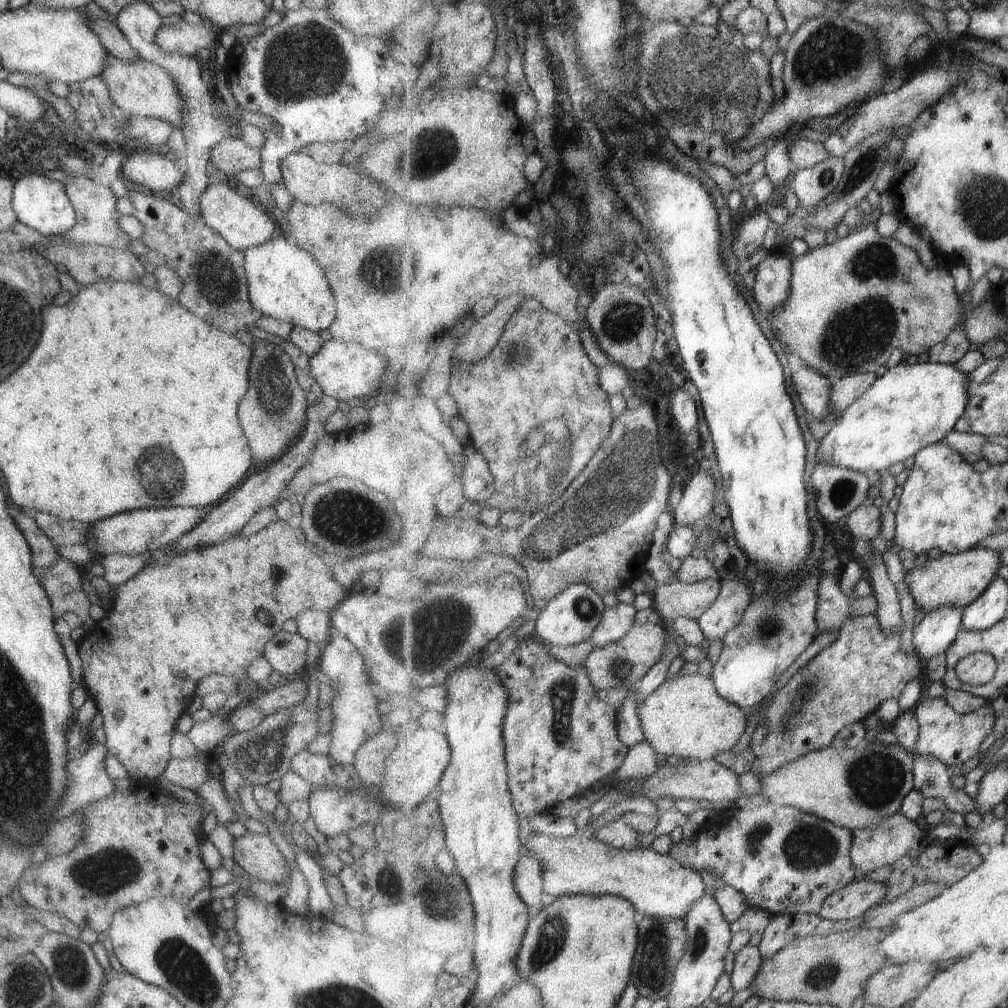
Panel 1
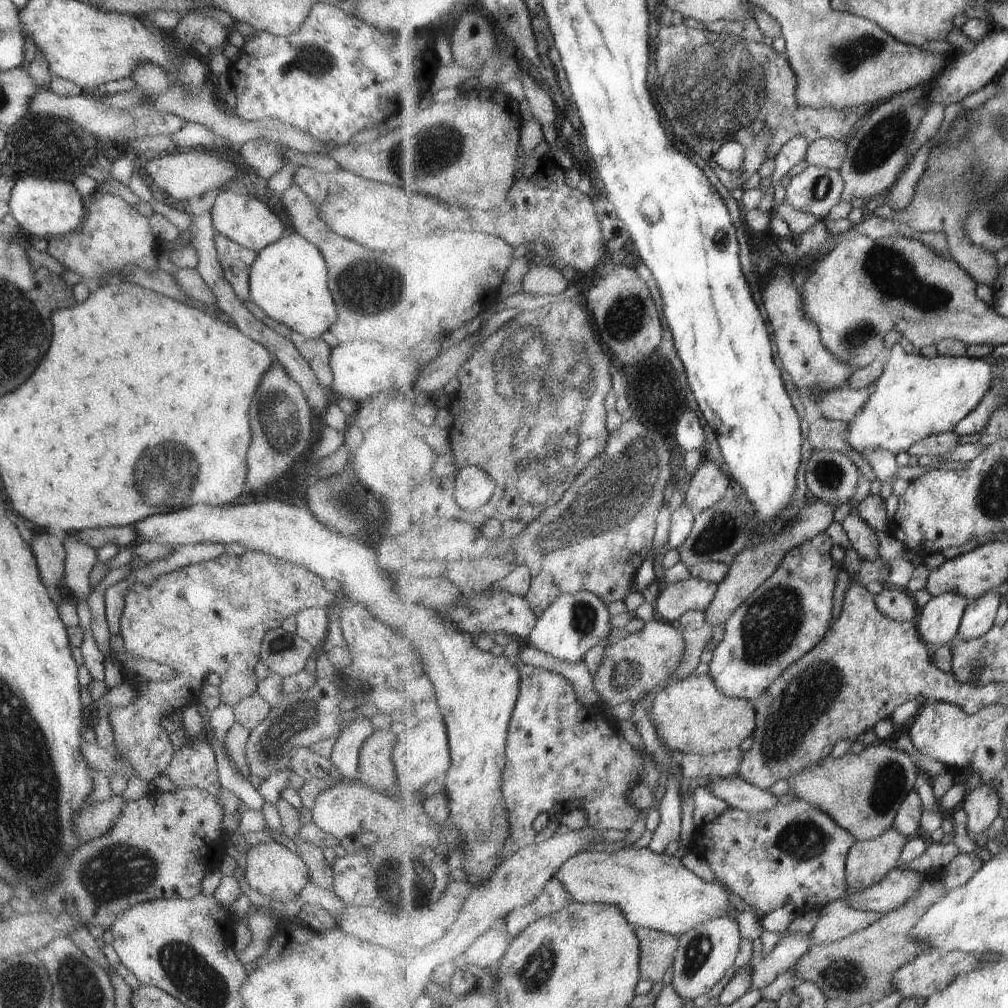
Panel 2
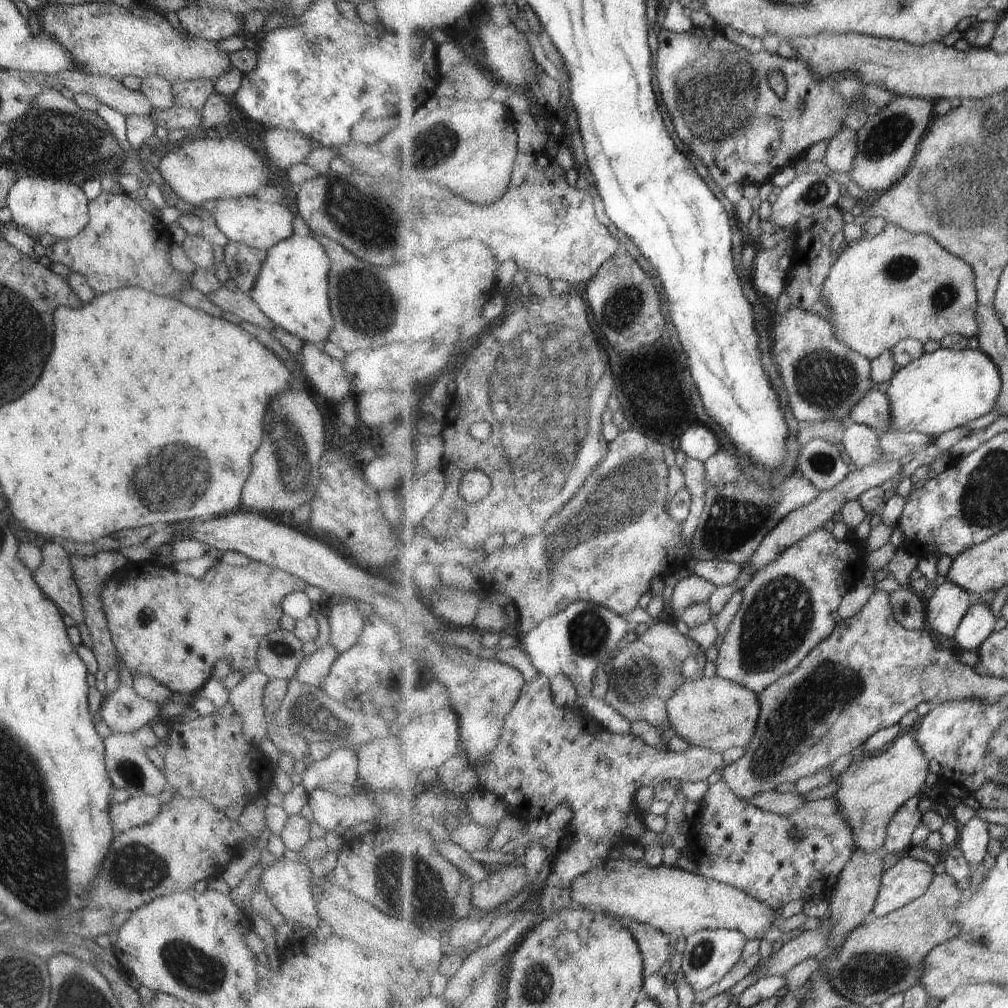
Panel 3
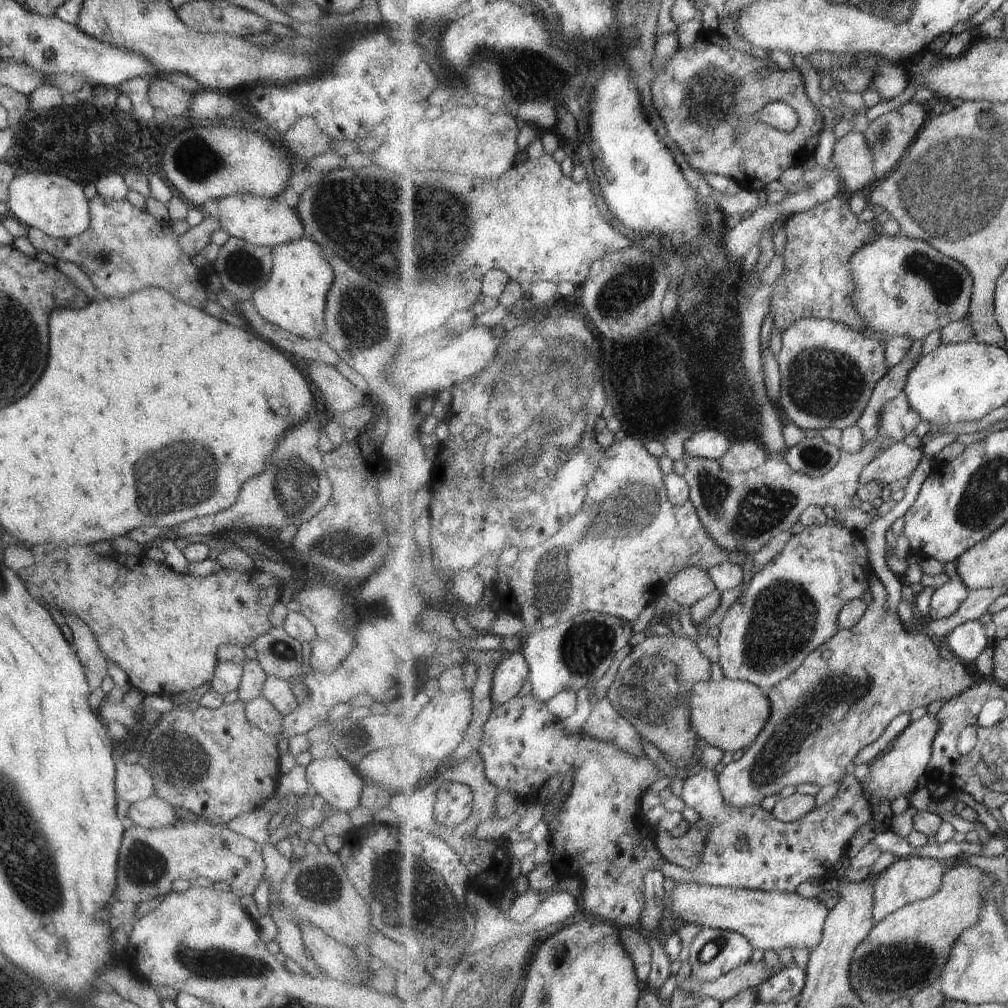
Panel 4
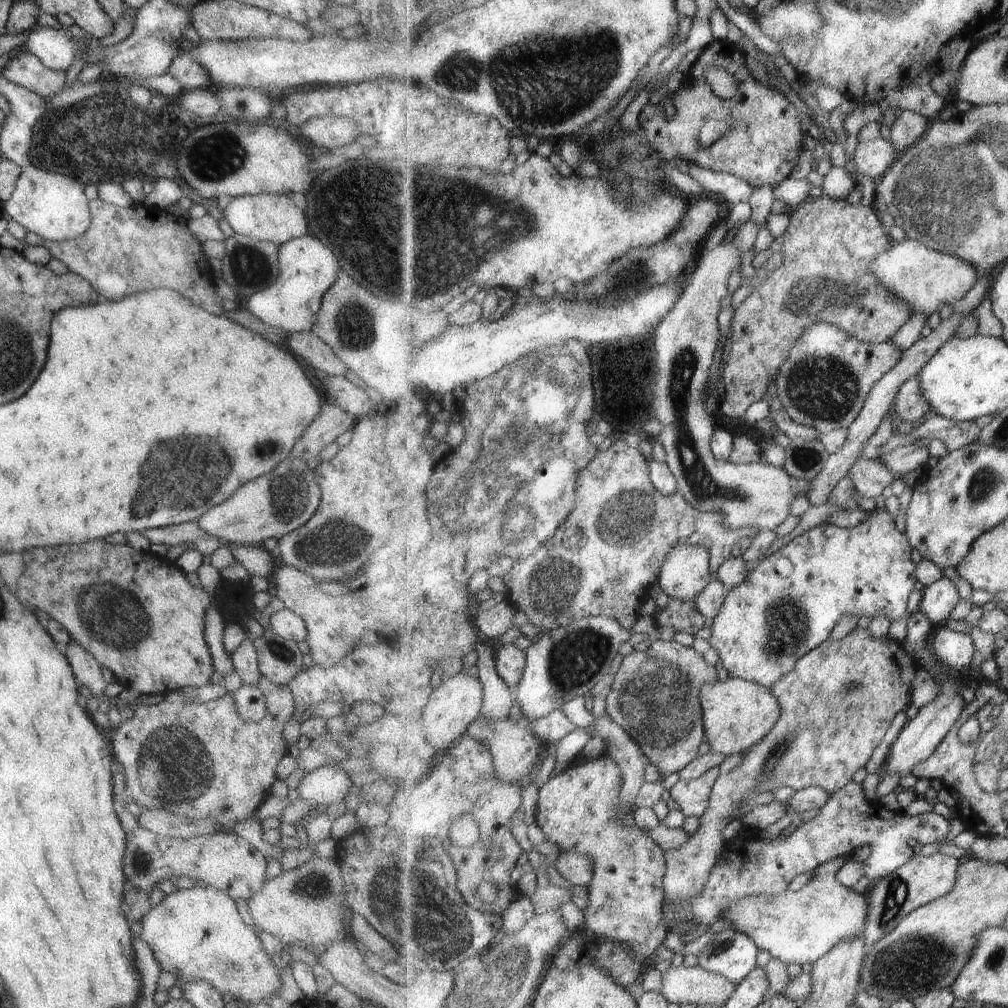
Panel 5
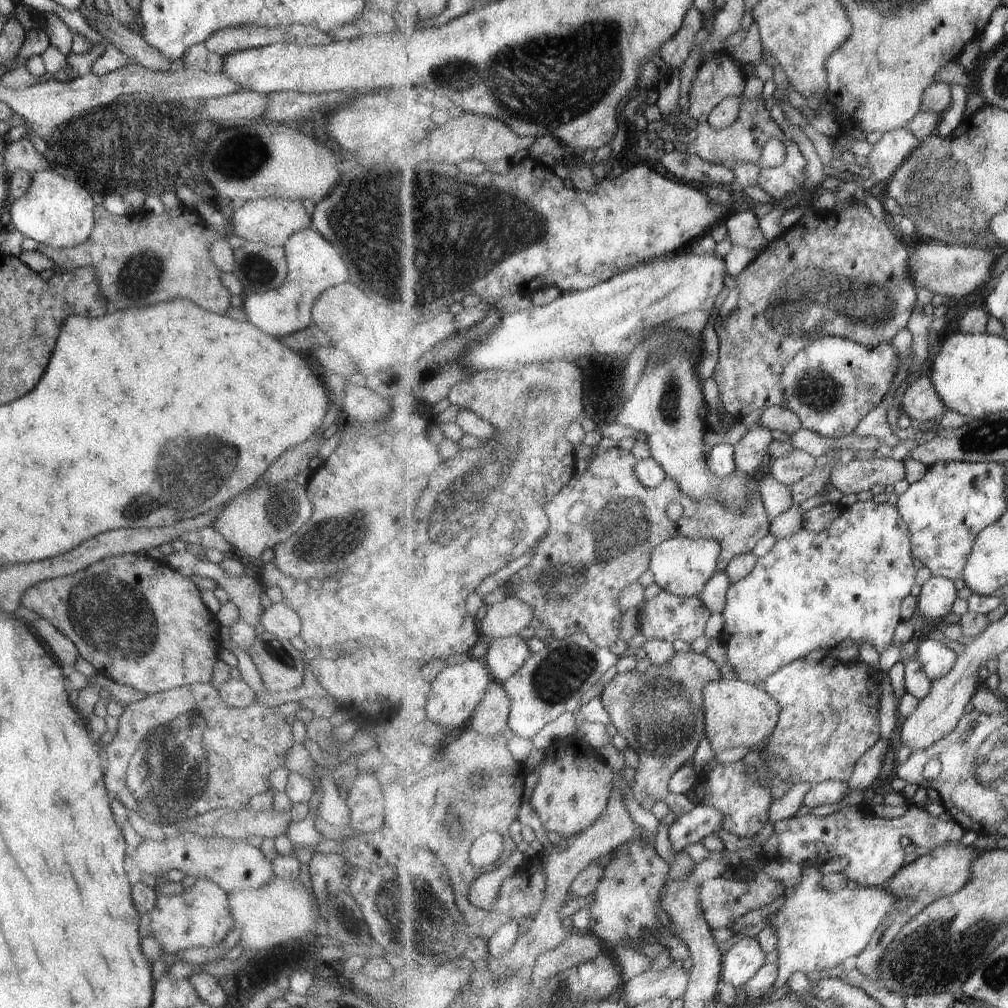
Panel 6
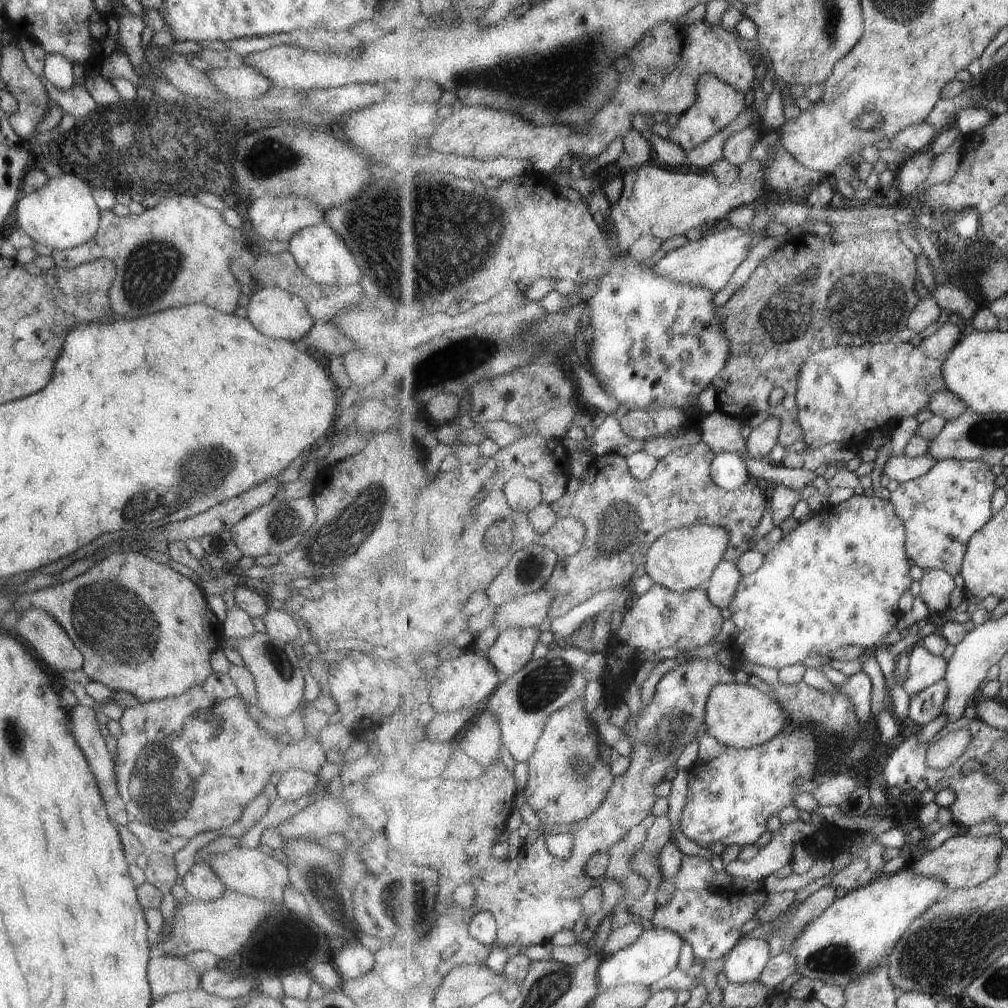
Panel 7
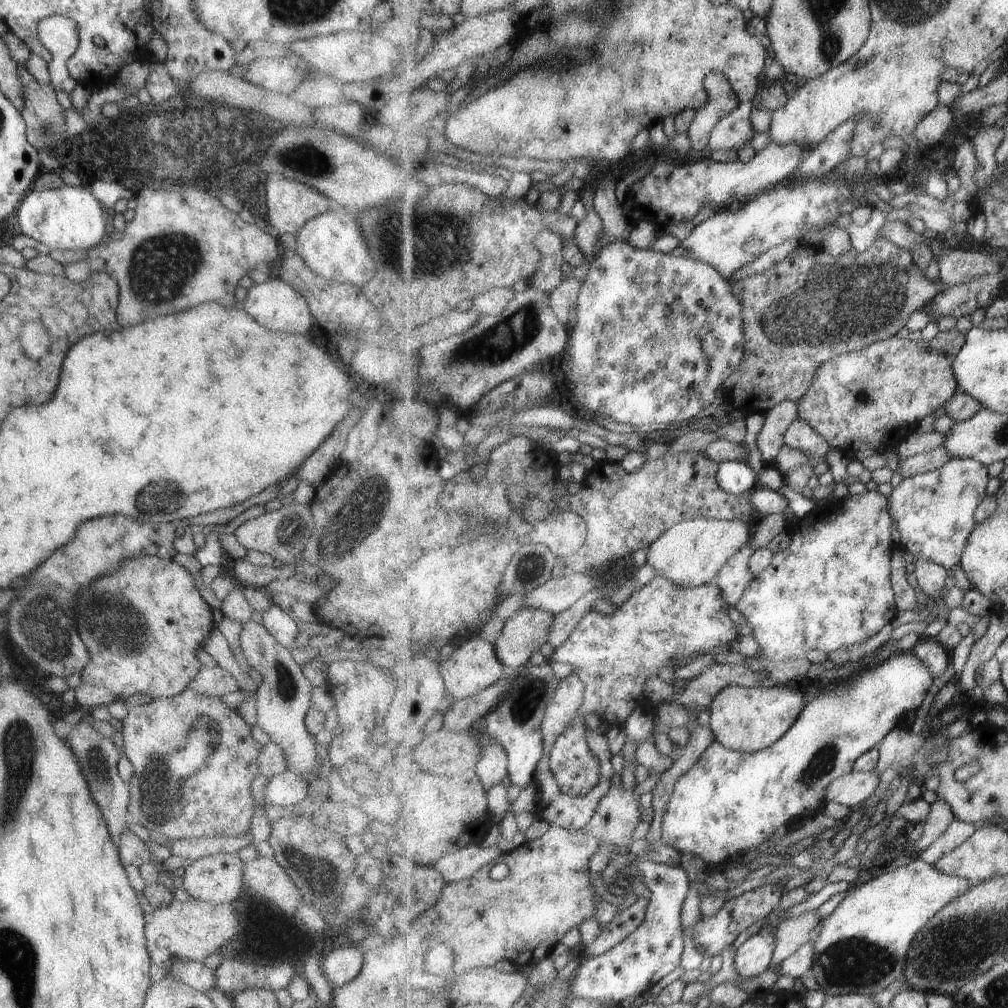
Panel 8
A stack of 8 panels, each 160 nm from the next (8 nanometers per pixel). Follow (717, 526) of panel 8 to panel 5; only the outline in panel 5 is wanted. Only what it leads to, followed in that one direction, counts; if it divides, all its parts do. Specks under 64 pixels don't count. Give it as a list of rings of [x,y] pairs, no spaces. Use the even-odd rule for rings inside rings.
[[[679,545],[664,562],[658,584],[671,599],[693,601],[713,579],[709,550],[695,545]]]

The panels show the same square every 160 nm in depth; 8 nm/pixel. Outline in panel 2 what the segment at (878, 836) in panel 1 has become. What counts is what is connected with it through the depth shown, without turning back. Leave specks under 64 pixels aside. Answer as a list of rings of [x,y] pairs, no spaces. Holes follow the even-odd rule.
[[[895,826],[880,837],[858,840],[849,851],[846,862],[848,894],[865,890],[883,881],[892,870],[899,868],[902,850],[908,840],[908,836]]]

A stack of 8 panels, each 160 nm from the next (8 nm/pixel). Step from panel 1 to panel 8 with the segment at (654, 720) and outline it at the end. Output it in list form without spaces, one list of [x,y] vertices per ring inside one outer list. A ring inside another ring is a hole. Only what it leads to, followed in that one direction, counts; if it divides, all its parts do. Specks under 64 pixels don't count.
[[[792,683],[763,687],[725,688],[710,707],[710,726],[716,741],[730,750],[755,753],[776,744],[803,713],[805,694]]]

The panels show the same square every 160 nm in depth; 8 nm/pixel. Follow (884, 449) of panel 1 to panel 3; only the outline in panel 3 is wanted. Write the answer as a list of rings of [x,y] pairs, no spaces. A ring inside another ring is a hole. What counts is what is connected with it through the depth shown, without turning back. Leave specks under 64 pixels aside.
[[[939,348],[932,353],[925,353],[900,368],[888,383],[886,395],[890,400],[891,422],[890,430],[887,431],[917,431],[936,438],[950,430],[964,427],[979,416],[985,416],[987,412],[994,410],[1003,386],[998,366],[980,348],[962,351]]]

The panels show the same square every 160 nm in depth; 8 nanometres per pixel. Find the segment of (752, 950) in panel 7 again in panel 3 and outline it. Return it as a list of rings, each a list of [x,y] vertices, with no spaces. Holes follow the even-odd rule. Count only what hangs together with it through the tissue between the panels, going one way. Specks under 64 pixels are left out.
[[[711,929],[702,930],[684,939],[682,948],[682,961],[680,975],[685,976],[686,982],[691,986],[695,993],[707,990],[711,986],[720,983],[733,967],[741,960],[743,949],[747,944],[748,938],[740,931],[733,929]]]

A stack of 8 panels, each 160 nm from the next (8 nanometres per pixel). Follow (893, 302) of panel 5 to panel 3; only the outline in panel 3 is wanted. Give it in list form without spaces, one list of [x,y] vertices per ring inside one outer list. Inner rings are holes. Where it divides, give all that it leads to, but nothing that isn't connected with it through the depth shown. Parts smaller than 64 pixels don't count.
[[[835,205],[824,208],[813,216],[802,218],[798,222],[793,242],[795,248],[793,248],[793,254],[790,256],[792,263],[787,270],[784,285],[784,289],[791,300],[790,307],[802,308],[803,310],[821,315],[829,322],[832,322],[832,312],[822,299],[822,290],[835,261],[846,248],[846,244],[843,243],[835,252],[831,252],[831,238],[845,224],[843,213]]]

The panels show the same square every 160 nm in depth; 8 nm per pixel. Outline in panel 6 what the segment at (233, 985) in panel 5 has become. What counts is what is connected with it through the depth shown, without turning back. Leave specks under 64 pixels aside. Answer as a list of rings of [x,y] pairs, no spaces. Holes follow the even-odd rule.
[[[198,878],[186,889],[182,889],[180,894],[173,894],[167,897],[164,894],[156,894],[156,904],[149,912],[151,935],[158,940],[159,948],[163,953],[181,952],[185,948],[195,948],[203,946],[217,946],[227,931],[234,924],[232,914],[226,899],[226,892],[209,879]]]

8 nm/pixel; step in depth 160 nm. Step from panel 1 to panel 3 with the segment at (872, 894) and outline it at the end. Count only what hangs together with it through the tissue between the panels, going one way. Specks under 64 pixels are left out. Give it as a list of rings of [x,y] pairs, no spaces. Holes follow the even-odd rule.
[[[903,856],[901,860],[892,867],[888,867],[882,878],[882,887],[878,894],[873,917],[884,917],[897,909],[907,906],[910,902],[923,896],[933,882],[937,870],[928,862]]]

